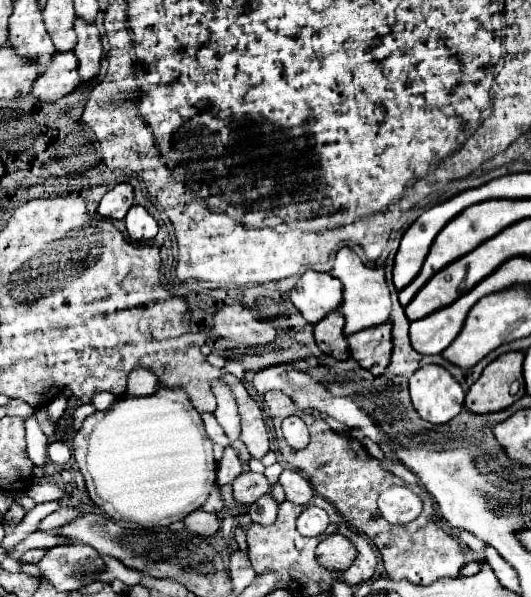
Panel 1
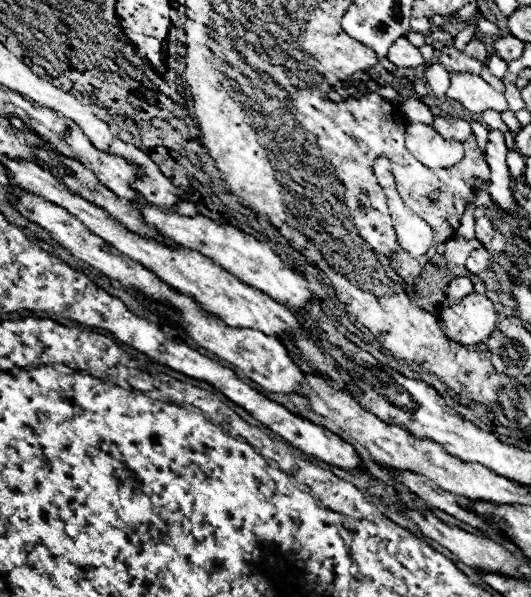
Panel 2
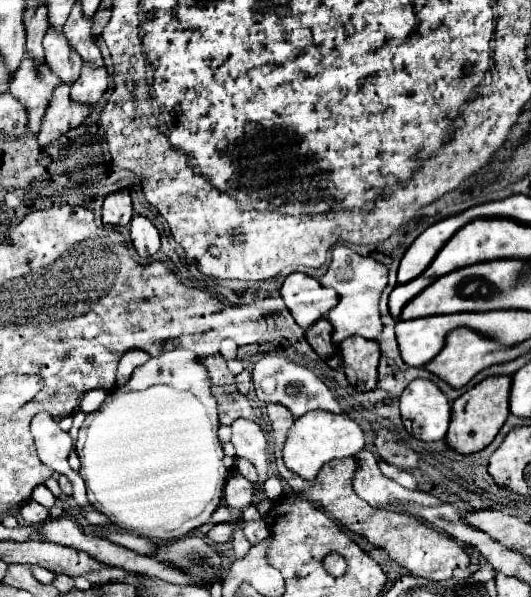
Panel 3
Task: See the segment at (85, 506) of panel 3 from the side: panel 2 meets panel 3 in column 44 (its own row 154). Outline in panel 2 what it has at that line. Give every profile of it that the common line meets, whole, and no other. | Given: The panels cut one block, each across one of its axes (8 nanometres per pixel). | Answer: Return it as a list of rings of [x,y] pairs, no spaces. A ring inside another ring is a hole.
[[[422,122],[406,124],[406,148],[432,170],[452,168],[464,158],[462,142],[444,140],[432,126]]]

